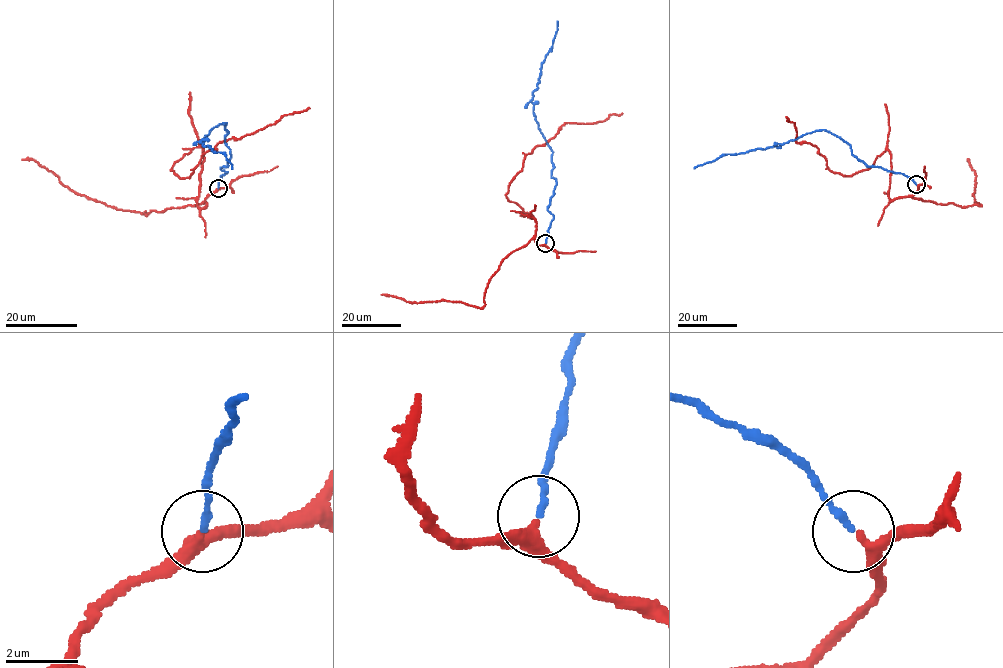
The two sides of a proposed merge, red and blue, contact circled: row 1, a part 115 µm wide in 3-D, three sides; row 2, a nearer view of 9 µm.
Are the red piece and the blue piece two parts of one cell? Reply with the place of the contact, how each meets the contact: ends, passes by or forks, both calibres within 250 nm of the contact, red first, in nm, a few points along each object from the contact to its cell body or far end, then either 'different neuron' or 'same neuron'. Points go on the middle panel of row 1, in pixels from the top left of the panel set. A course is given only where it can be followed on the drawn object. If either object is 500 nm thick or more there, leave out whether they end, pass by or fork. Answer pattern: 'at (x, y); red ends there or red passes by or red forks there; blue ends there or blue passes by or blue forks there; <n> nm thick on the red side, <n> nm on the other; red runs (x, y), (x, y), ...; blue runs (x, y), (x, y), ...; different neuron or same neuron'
at (545, 243); red passes by; blue ends there; 280 nm thick on the red side, 170 nm on the other; red runs (545, 244), (535, 241), (531, 215), (506, 196), (524, 158), (566, 122), (596, 123), (622, 113); blue runs (545, 243), (554, 217), (547, 208), (556, 179), (551, 176), (551, 151), (538, 128), (531, 100), (557, 21); same neuron

